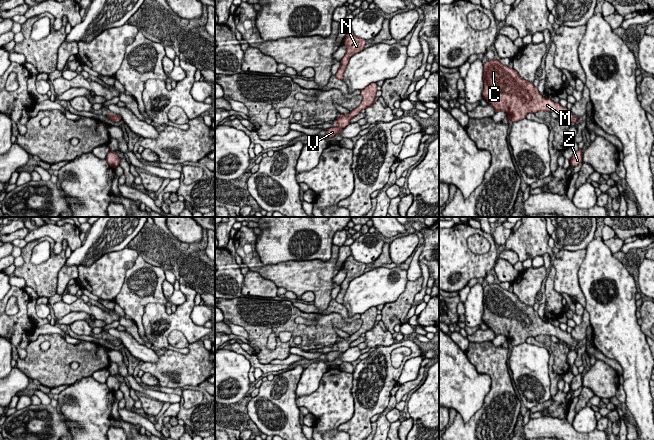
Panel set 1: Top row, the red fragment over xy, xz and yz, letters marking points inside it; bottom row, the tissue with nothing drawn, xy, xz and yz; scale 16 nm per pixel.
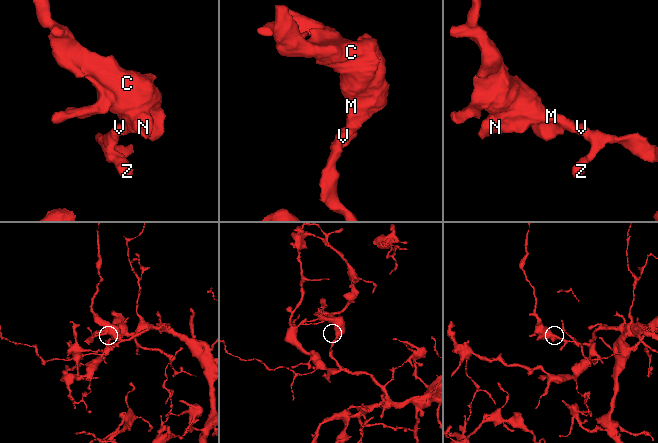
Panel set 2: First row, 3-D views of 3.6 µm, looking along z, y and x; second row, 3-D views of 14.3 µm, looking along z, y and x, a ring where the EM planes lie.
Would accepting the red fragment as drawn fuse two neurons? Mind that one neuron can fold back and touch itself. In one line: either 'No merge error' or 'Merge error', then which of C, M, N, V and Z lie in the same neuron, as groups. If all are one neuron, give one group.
No merge error. Groups: C M N V Z

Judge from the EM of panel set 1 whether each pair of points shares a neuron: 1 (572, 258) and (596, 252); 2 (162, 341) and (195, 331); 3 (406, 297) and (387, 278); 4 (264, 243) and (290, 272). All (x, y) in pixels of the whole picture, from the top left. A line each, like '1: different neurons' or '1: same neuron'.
1: different neurons
2: same neuron
3: different neurons
4: different neurons

